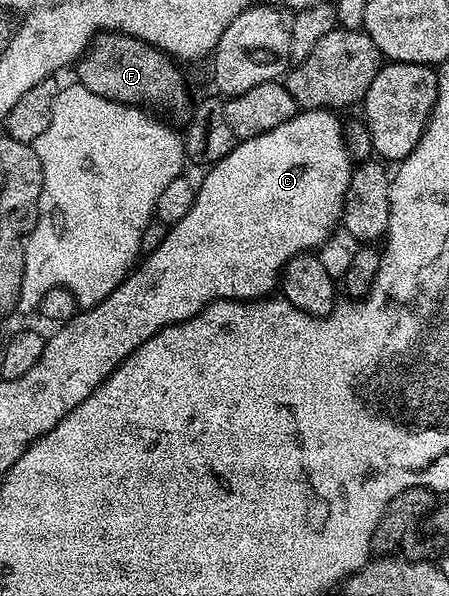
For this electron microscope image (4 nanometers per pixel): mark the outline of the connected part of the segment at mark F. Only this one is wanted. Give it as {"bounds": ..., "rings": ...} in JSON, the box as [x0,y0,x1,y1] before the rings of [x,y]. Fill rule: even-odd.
{"bounds":[73,32,187,110],"rings":[[[98,32],[91,40],[87,51],[75,61],[73,71],[75,71],[74,79],[82,88],[93,90],[93,94],[101,94],[101,98],[109,98],[118,104],[146,106],[151,110],[159,110],[155,109],[159,107],[186,109],[187,84],[174,64],[176,63],[166,53],[151,47],[136,36],[125,36],[121,32]]]}

